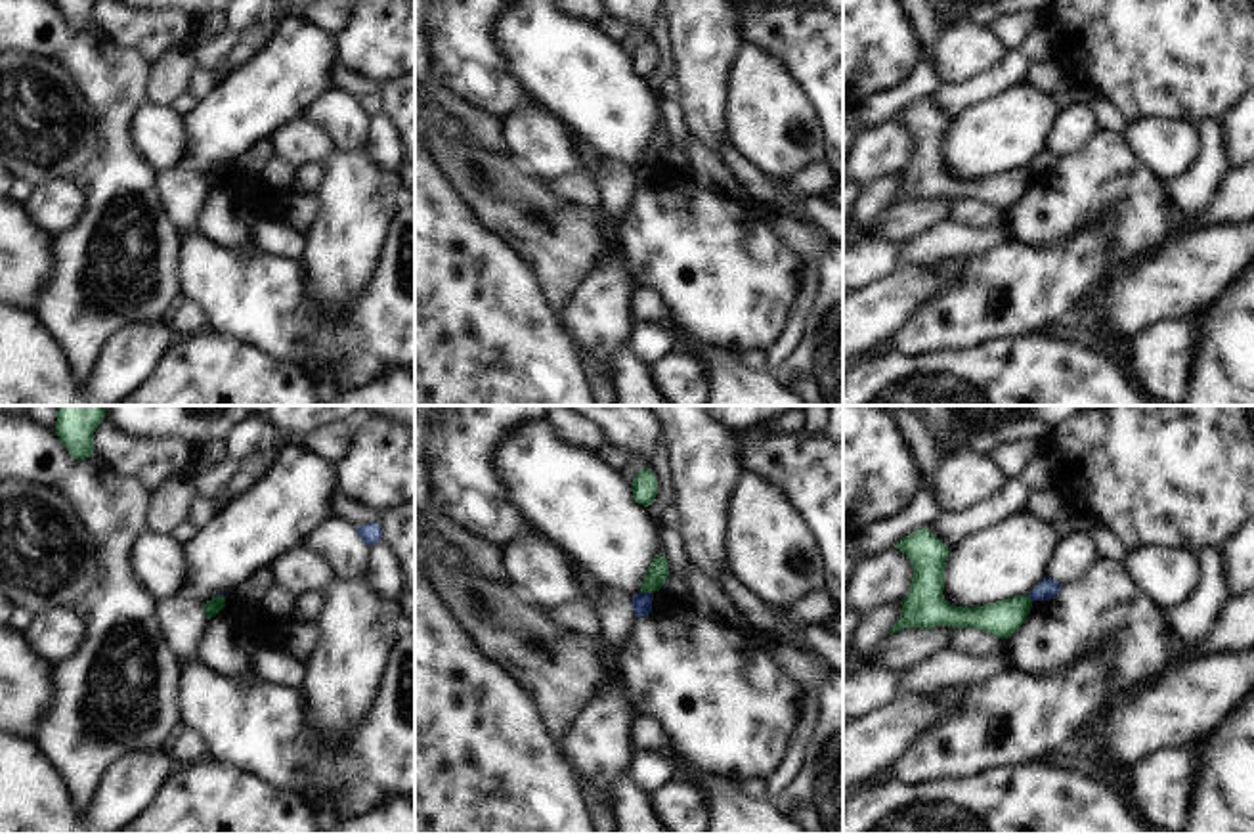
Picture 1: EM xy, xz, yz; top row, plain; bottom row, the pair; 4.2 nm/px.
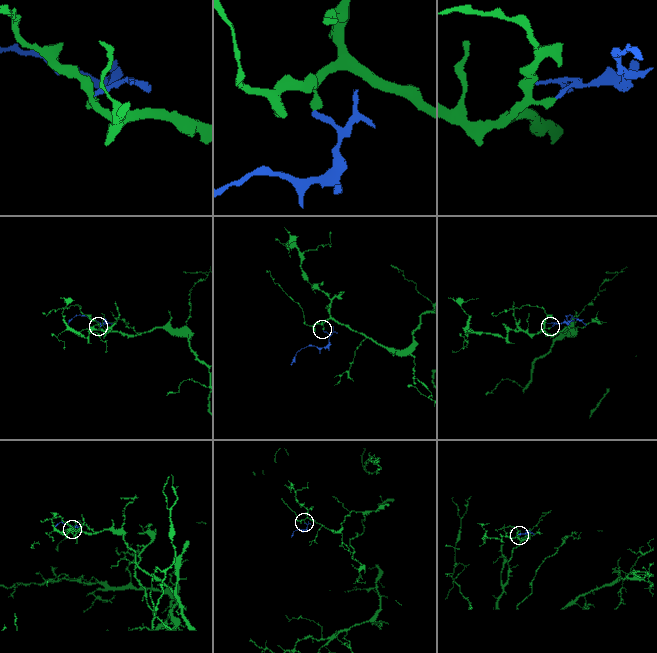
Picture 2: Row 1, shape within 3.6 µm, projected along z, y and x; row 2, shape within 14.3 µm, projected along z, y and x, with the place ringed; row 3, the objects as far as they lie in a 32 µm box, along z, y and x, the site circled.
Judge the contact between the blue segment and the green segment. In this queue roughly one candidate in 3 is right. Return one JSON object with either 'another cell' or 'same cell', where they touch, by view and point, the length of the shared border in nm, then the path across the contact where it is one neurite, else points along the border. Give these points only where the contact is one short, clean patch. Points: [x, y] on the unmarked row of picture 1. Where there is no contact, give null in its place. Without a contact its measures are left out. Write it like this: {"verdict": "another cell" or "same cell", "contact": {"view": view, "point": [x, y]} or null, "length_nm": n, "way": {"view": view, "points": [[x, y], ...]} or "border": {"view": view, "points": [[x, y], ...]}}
{"verdict": "another cell", "contact": {"view": "xz", "point": [647, 165]}, "length_nm": 50, "border": {"view": "xz", "points": [[641, 163], [650, 165]]}}

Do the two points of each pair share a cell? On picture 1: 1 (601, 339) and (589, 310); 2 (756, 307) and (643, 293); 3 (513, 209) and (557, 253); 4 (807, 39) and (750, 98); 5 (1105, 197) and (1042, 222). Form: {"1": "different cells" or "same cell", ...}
{"1": "same cell", "2": "different cells", "3": "same cell", "4": "different cells", "5": "same cell"}

